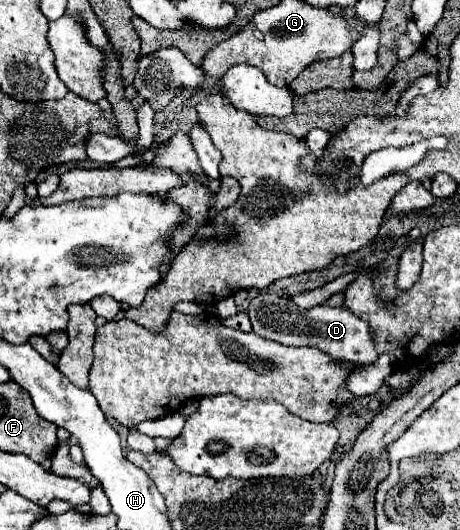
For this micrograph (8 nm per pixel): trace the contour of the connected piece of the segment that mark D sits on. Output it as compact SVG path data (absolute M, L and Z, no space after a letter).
M262 293L250 301L248 317L256 335L270 341L278 341L282 345L312 345L320 351L328 351L328 355L334 355L336 359L346 359L358 365L370 365L378 359L376 343L368 321L356 317L348 309L334 309L328 305L302 309L288 297Z

